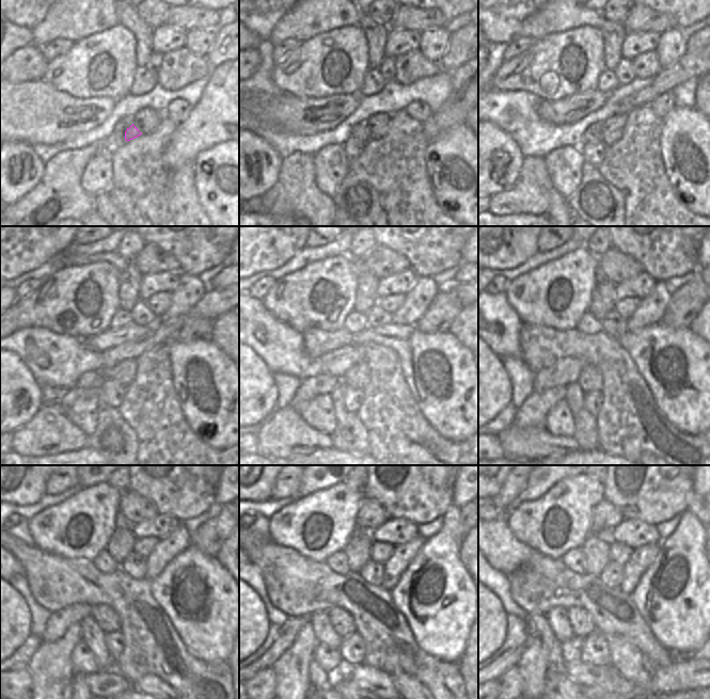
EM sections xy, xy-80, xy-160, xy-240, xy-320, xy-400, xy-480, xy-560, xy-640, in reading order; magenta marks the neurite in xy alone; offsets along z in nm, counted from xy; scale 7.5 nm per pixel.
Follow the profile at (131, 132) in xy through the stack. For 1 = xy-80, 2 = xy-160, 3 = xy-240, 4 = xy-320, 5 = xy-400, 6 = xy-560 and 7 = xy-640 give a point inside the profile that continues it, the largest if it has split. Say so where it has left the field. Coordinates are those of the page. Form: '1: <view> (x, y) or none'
1: xy-80 (361, 131)
2: xy-160 (594, 133)
3: xy-240 (91, 379)
4: xy-320 (320, 384)
5: xy-400 (534, 412)
6: xy-560 (292, 669)
7: xy-640 (533, 665)

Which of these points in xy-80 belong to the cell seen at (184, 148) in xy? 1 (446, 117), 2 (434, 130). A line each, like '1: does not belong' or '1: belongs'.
1: belongs
2: belongs

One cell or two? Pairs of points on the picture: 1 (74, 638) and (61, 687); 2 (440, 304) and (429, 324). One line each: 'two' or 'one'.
1: one
2: one

